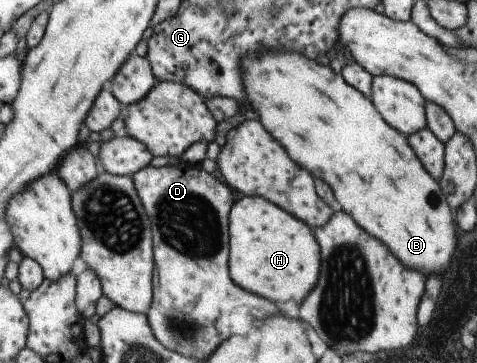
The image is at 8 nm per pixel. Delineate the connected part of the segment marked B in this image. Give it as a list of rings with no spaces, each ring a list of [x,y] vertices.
[[[267,53],[265,57],[247,57],[245,61],[242,58],[242,63],[243,87],[247,85],[249,103],[261,125],[279,141],[287,155],[313,177],[323,179],[341,209],[349,213],[365,233],[383,241],[403,267],[421,271],[425,277],[443,275],[457,243],[449,205],[443,193],[439,193],[437,181],[417,161],[407,139],[383,123],[369,98],[365,99],[359,91],[349,87],[328,65],[325,67],[325,61],[315,63],[295,53]]]

